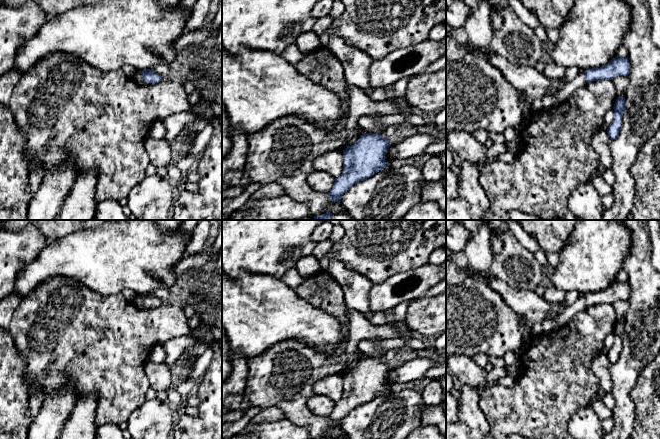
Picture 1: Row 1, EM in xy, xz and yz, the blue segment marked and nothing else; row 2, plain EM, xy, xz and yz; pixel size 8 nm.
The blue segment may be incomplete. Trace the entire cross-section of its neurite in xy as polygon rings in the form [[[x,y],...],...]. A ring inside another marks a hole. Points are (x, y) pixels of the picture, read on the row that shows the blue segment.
[[[147,69],[143,71],[137,71],[134,76],[134,80],[140,85],[150,85],[163,80],[163,78],[153,70]]]

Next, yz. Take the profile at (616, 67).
[[[490,49],[486,51],[486,54],[491,64],[497,67],[504,74],[506,80],[529,102],[542,98],[548,93],[553,93],[558,105],[568,100],[586,82],[613,80],[618,76],[628,77],[631,68],[628,58],[615,57],[600,68],[581,70],[575,79],[565,83],[562,79],[547,78],[534,67],[518,67]]]

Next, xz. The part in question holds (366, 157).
[[[360,129],[360,139],[343,150],[343,173],[335,179],[329,197],[340,203],[341,196],[357,182],[367,179],[390,164],[385,162],[388,139]]]

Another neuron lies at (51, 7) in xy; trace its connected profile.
[[[1,0],[0,6],[19,8],[28,1],[35,1],[49,18],[71,9],[101,2],[102,0]]]

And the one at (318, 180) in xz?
[[[313,170],[307,177],[307,183],[314,191],[329,193],[333,187],[335,178],[321,170]]]

